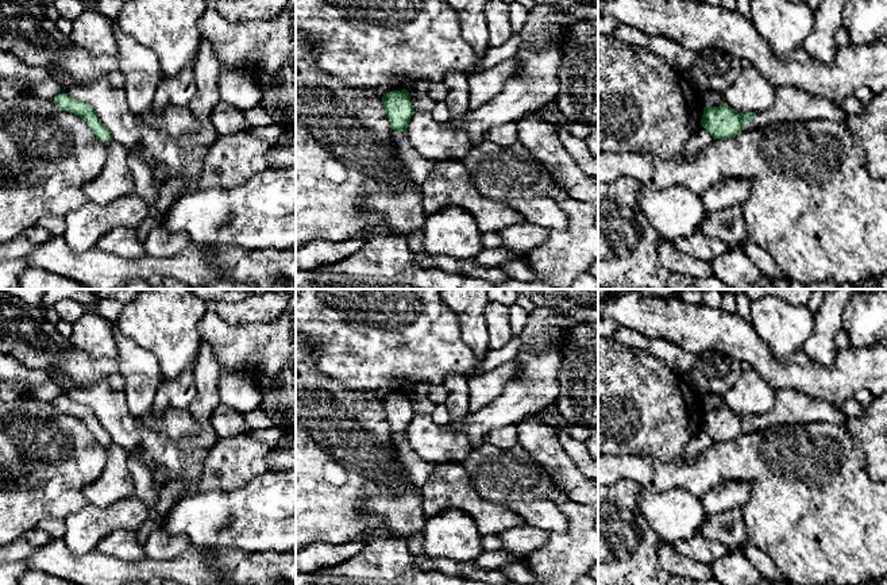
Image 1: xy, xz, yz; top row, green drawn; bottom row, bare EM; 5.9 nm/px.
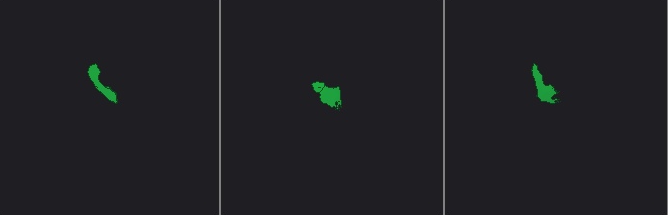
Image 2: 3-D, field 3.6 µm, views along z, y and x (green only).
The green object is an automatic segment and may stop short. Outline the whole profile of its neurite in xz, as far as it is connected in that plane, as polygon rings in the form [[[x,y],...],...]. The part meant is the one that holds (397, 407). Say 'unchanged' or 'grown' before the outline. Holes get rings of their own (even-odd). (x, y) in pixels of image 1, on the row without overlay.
grown; [[[405,390],[392,393],[382,399],[382,405],[396,435],[394,447],[402,472],[416,489],[423,490],[425,481],[440,463],[423,461],[408,443],[406,431],[414,416],[409,395]]]

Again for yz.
grown; [[[787,388],[776,390],[772,408],[763,415],[738,416],[726,405],[720,409],[703,409],[701,428],[713,442],[726,442],[738,438],[743,432],[819,422],[845,426],[846,416],[826,400]]]

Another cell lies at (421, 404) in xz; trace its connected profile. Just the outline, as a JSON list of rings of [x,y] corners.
[[[409,395],[410,404],[414,415],[432,415],[436,408],[425,395]]]

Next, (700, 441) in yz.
[[[699,428],[686,446],[686,451],[683,454],[686,463],[693,465],[713,443],[713,439],[702,428]]]

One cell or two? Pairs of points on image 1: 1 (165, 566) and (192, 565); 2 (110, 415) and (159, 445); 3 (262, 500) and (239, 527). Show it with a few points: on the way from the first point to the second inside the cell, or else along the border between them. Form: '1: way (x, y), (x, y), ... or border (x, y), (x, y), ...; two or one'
1: way (172, 566), (185, 566); one
2: way (122, 426), (132, 437), (147, 438); one
3: way (259, 507), (246, 520); one

